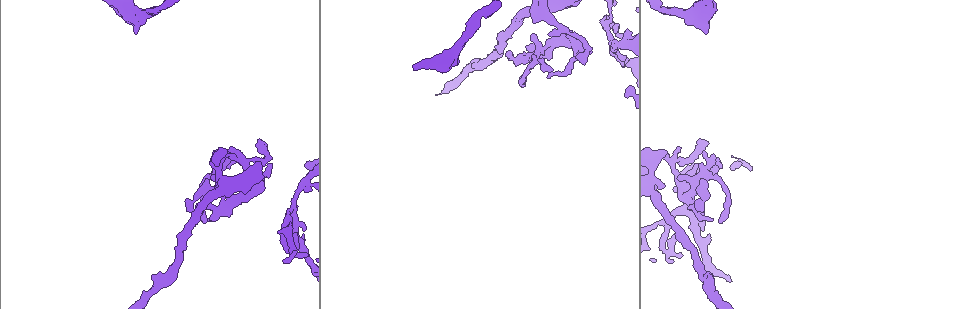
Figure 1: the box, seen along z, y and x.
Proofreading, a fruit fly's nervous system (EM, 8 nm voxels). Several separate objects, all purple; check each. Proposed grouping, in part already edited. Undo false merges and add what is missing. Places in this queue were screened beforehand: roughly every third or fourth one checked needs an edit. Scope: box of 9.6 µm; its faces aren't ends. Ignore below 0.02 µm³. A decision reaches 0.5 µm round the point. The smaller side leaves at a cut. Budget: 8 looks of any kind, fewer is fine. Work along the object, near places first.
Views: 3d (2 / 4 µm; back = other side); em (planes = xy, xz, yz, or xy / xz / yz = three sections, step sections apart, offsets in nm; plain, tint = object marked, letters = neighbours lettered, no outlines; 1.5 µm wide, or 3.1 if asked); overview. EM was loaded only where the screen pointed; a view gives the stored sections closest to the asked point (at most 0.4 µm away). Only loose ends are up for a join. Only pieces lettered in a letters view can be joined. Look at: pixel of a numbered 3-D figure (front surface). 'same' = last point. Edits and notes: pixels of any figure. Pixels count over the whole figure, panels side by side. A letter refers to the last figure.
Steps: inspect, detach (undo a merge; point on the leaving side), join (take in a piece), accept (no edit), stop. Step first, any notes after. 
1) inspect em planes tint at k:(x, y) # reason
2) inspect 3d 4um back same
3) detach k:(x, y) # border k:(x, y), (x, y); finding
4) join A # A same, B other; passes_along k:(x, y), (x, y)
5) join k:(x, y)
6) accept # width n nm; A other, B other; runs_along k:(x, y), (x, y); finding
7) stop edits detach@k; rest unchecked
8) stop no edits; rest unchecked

inspect em xz step 8 tint at 1:(555, 73) # touches itself

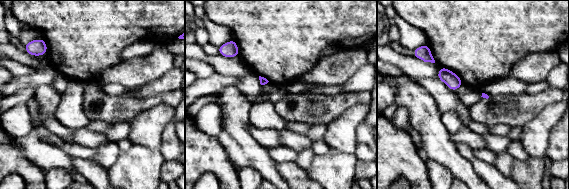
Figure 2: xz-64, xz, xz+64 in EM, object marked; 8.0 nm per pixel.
inspect em planes letters same # cut it another way

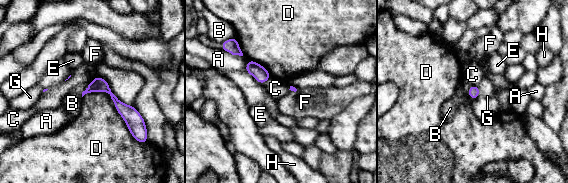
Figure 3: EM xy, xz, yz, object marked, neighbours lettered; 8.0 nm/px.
accept # A other, B other, C other, D other, E other, F other, G other, H other; runs_along 3:(97, 79), (132, 118), (132, 130); one neuron here

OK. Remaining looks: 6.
inspect em yz step 4 tint at 1:(208, 219) # free end

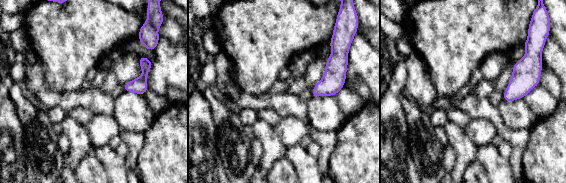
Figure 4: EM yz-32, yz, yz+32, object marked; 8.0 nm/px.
inspect em planes letters same # cut it another way

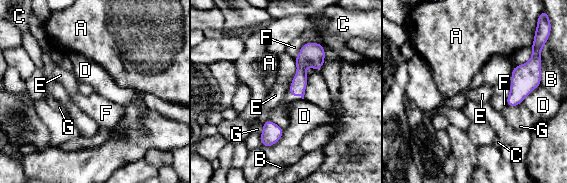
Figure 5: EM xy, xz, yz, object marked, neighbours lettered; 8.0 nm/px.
accept # A other, B other, C other, D other, E other, F other, G other; border 5:(294, 58), (296, 73), (287, 91); none of them fits

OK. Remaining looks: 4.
inspect 3d 2um at 1:(292, 207) # three-way junction

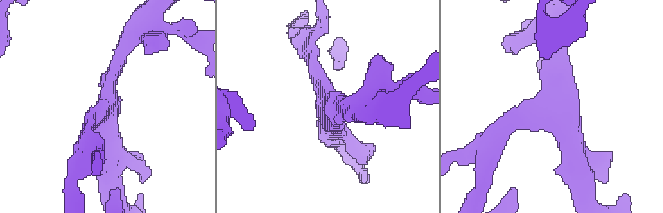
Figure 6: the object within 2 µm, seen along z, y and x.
inspect em 3.1um planes letters at 6:(330, 108) # arms 3; shape alone is not enough

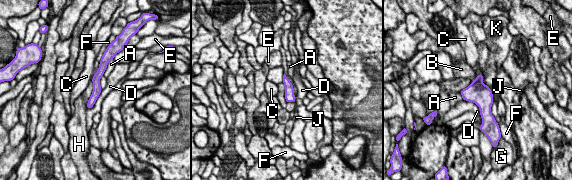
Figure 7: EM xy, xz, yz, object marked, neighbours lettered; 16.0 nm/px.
accept # longest_contact J 460 nm; A other, B other, C other, D other, E other, F other, G other, H other, J other, K other; runs_along 7:(102, 61), (89, 106); one neuron here

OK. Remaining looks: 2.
stop no edits; rest unchecked

